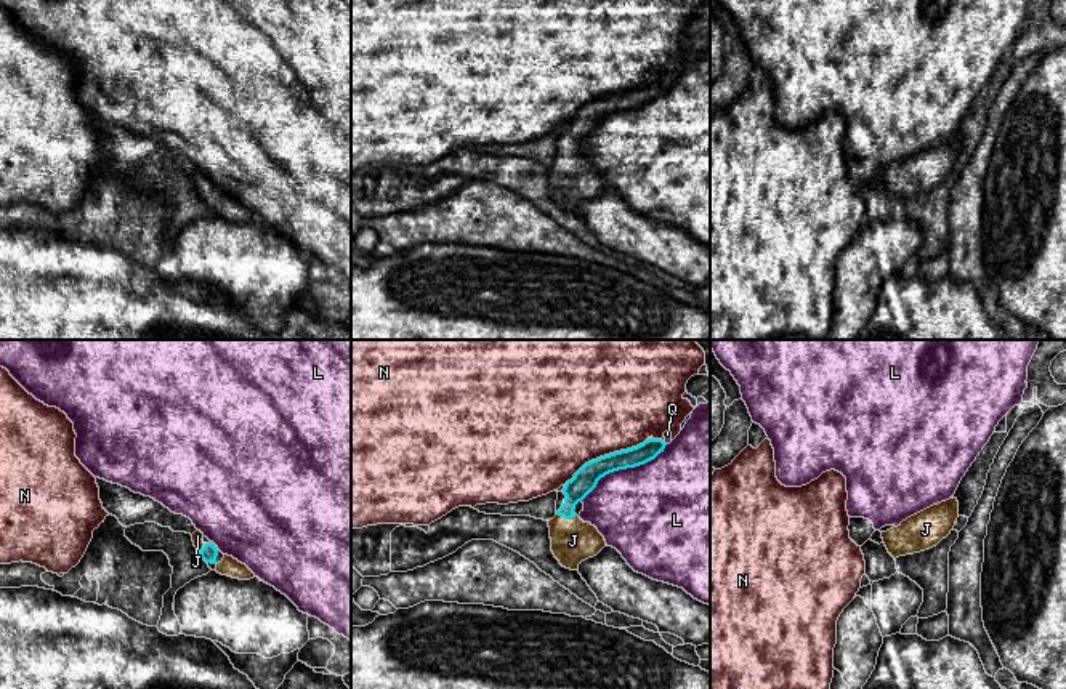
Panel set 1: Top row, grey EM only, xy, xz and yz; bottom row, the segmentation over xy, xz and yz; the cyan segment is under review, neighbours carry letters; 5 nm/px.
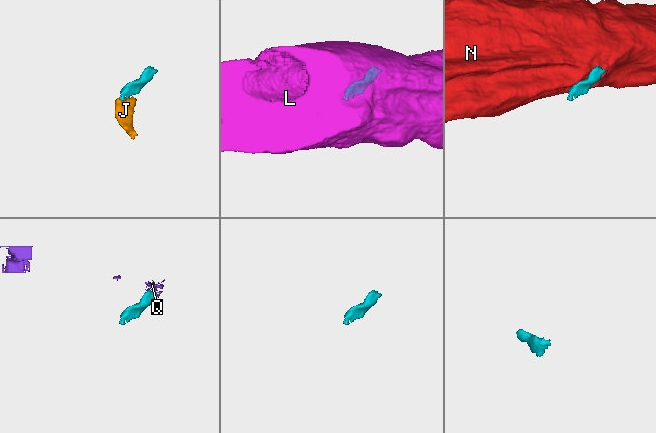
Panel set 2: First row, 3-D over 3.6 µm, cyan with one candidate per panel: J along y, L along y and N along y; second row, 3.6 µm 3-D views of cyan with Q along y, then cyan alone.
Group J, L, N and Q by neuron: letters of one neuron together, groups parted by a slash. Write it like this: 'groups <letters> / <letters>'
groups J / L / N Q

